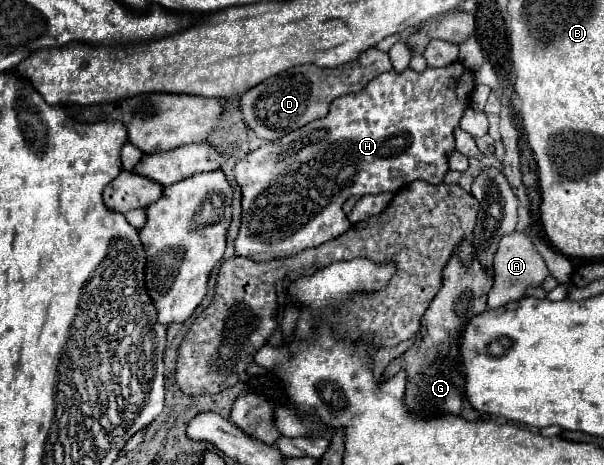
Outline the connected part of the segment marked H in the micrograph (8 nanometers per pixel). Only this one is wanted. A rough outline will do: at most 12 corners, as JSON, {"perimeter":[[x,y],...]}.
{"perimeter":[[389,70],[243,156],[235,254],[343,234],[441,184],[475,72]]}

